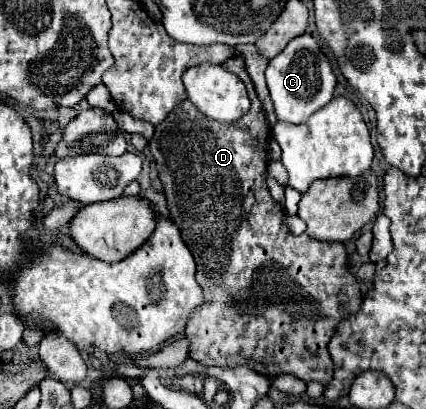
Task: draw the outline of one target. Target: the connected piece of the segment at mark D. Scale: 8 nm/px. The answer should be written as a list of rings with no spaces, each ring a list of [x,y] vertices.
[[[231,56],[229,60],[223,62],[223,68],[233,72],[233,74],[237,74],[241,78],[241,82],[245,82],[247,94],[249,94],[249,100],[251,100],[249,112],[243,114],[243,118],[239,118],[237,122],[233,122],[233,126],[239,128],[239,130],[223,130],[223,122],[215,122],[215,120],[203,118],[203,114],[197,110],[197,106],[191,100],[183,100],[177,108],[173,108],[169,112],[169,116],[161,124],[155,126],[155,134],[149,140],[149,150],[151,150],[153,158],[155,158],[159,180],[163,182],[163,192],[165,192],[165,198],[167,198],[167,208],[169,208],[171,220],[177,224],[185,244],[191,248],[191,254],[193,254],[193,258],[197,262],[197,282],[203,288],[203,296],[205,296],[203,304],[193,310],[193,314],[189,316],[187,326],[185,326],[185,336],[191,340],[189,356],[195,358],[197,362],[201,362],[203,366],[251,366],[253,370],[257,370],[259,374],[265,374],[269,378],[279,376],[279,374],[293,374],[293,376],[297,376],[297,378],[301,378],[305,382],[313,382],[315,380],[315,382],[321,382],[321,384],[327,386],[331,382],[331,378],[333,378],[333,362],[331,362],[327,344],[329,344],[329,340],[333,336],[333,330],[335,330],[337,322],[341,318],[345,318],[347,314],[359,310],[361,300],[363,300],[361,286],[355,280],[355,276],[349,272],[347,252],[345,252],[345,246],[341,242],[323,242],[323,240],[311,238],[307,234],[293,236],[289,232],[289,228],[287,228],[287,224],[283,220],[283,216],[285,216],[283,208],[273,200],[273,196],[269,194],[267,184],[265,184],[265,168],[267,168],[265,142],[269,140],[269,126],[267,126],[265,112],[261,108],[261,102],[257,98],[257,92],[253,88],[253,82],[251,82],[251,78],[247,74],[245,60],[239,58],[239,56]]]

